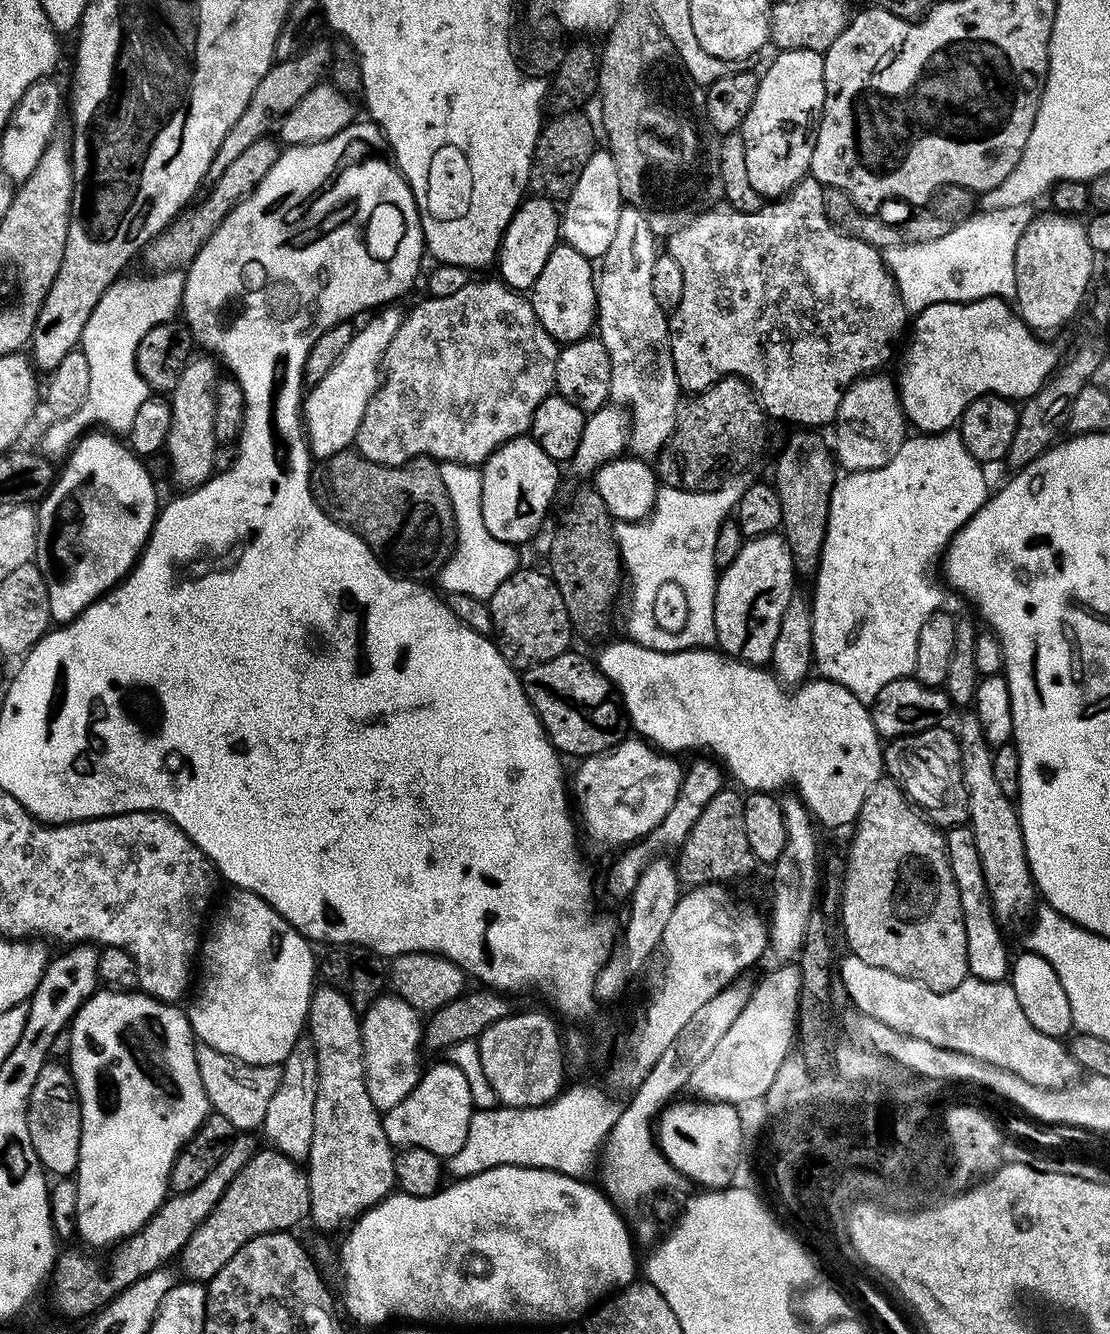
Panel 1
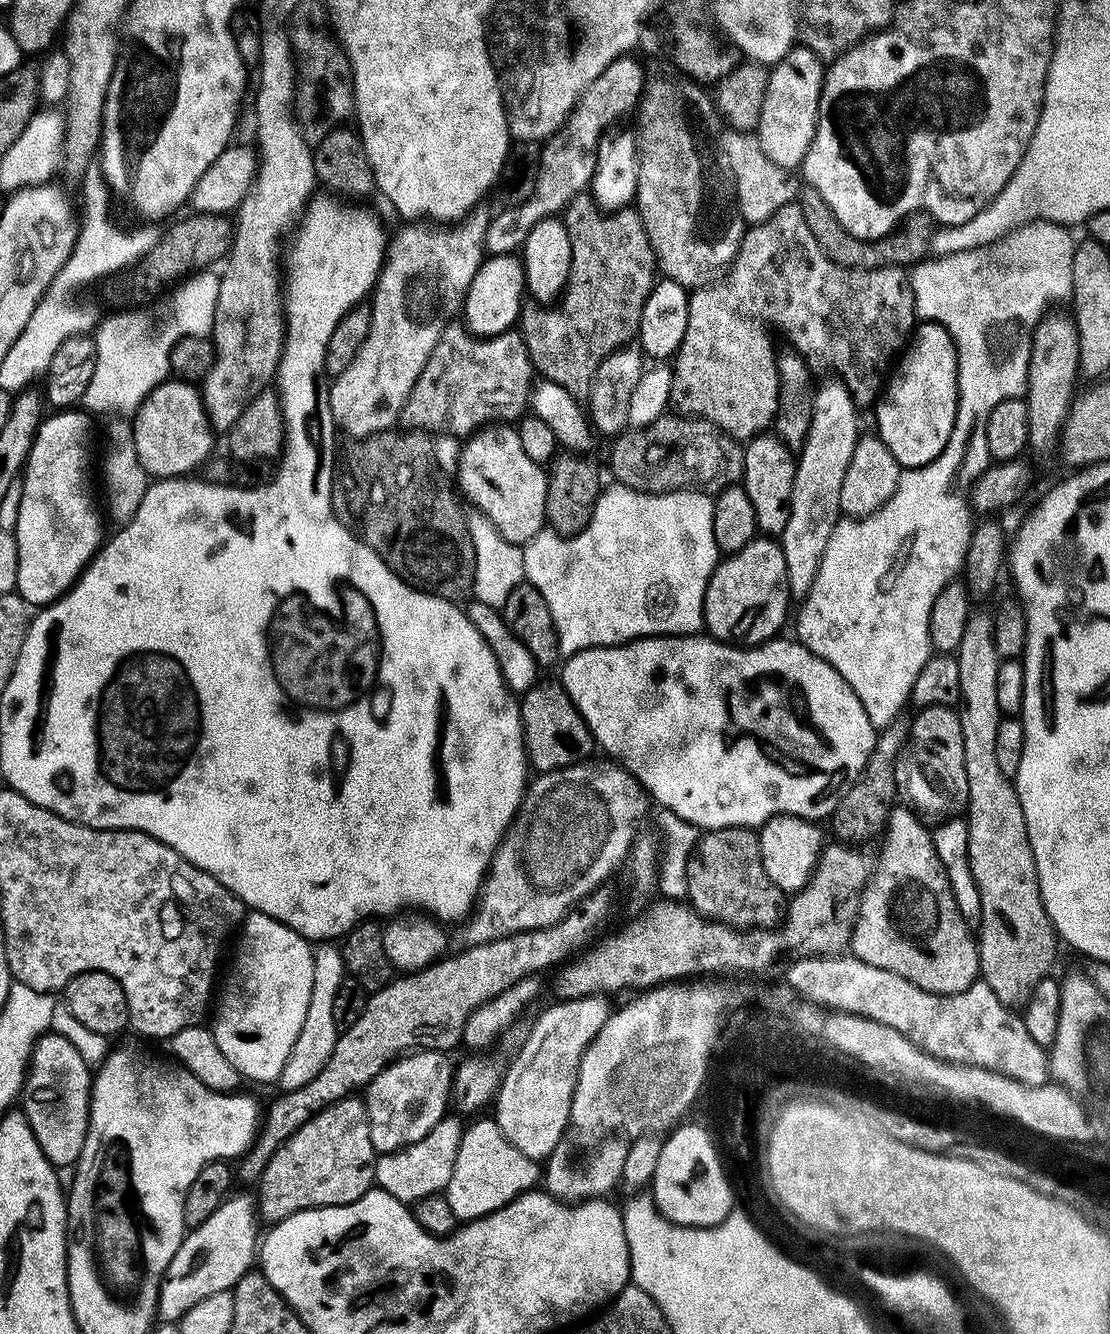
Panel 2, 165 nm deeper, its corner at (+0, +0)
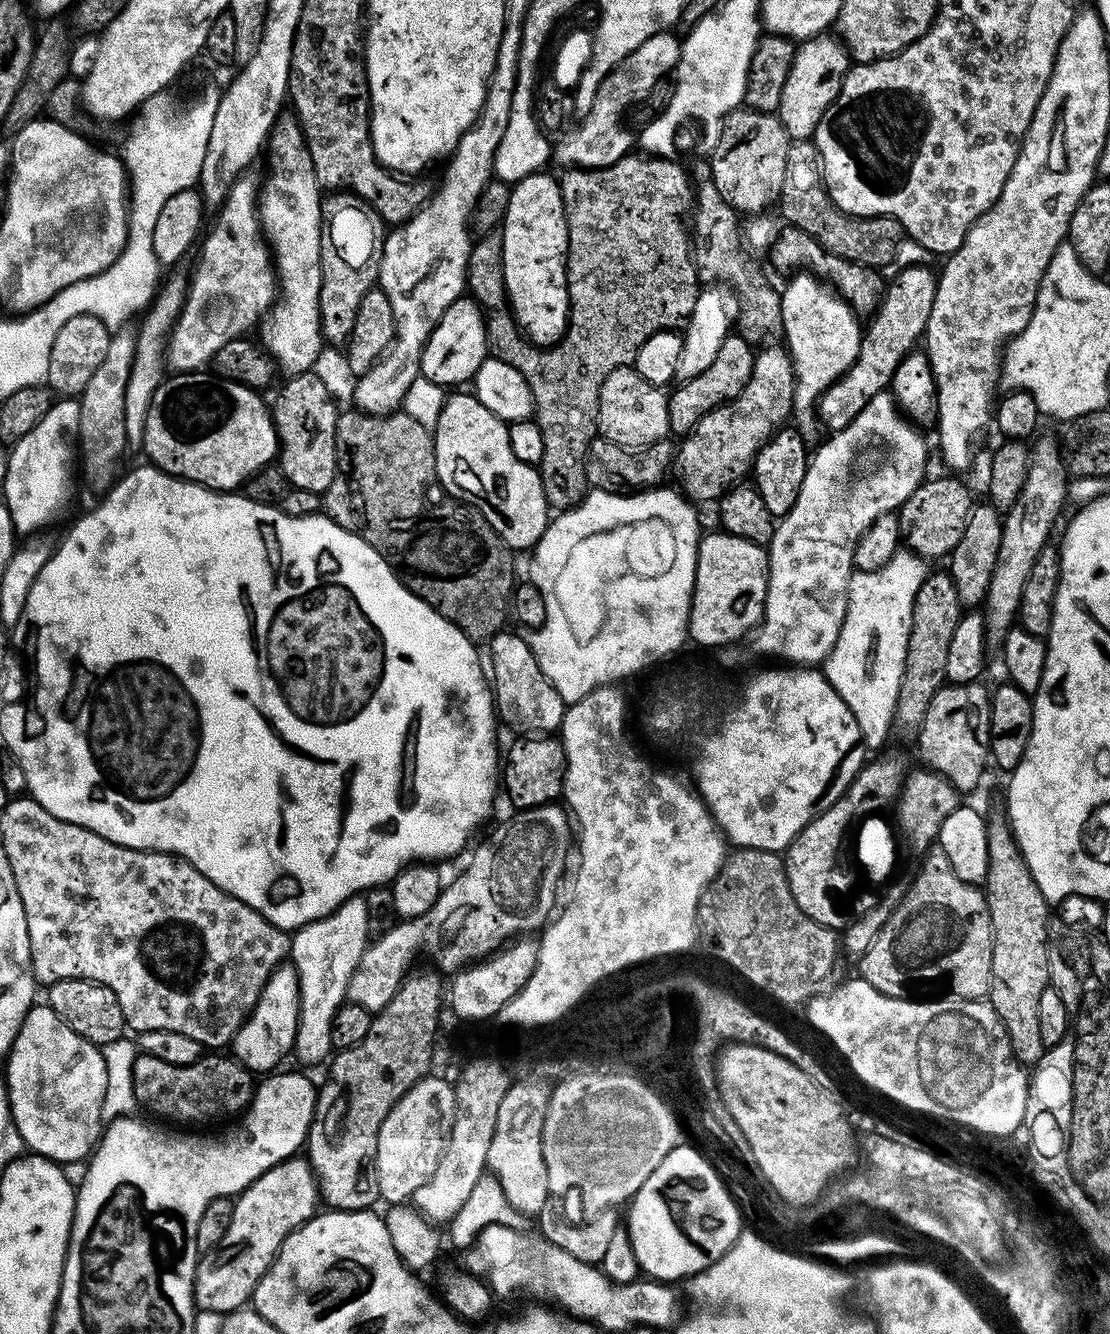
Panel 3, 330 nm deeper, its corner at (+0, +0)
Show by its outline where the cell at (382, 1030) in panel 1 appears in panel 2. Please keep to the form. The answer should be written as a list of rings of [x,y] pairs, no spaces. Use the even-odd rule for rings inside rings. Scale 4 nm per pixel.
[[[413,1050],[386,1065],[385,1068],[378,1073],[375,1078],[366,1085],[366,1103],[368,1106],[368,1121],[370,1122],[370,1142],[374,1142],[377,1153],[398,1152],[401,1148],[406,1148],[408,1145],[418,1142],[422,1138],[426,1138],[426,1134],[430,1134],[430,1130],[434,1130],[434,1126],[438,1126],[438,1122],[449,1111],[450,1097],[452,1094],[452,1078],[454,1075],[453,1061],[448,1061],[449,1057],[443,1052],[426,1052],[423,1050]]]

